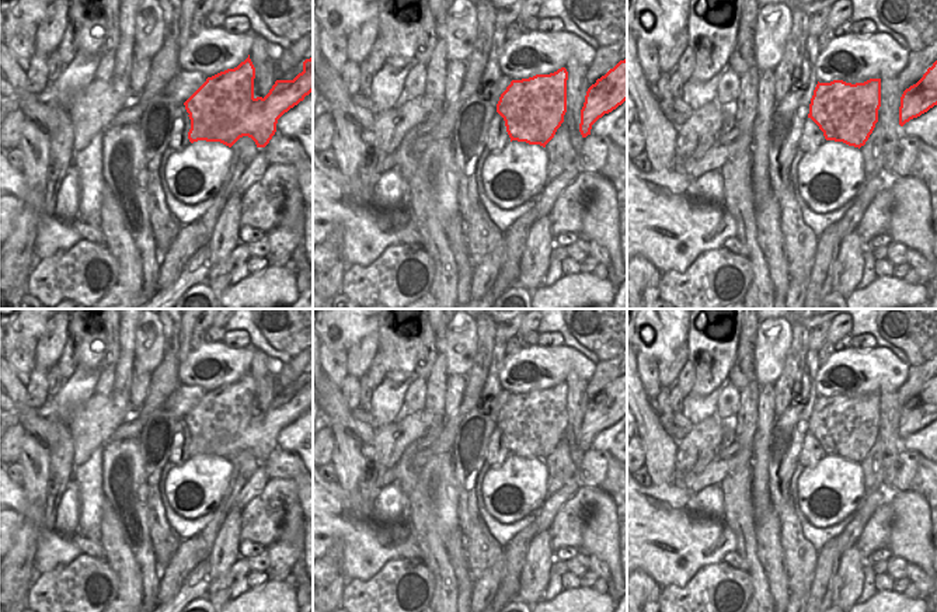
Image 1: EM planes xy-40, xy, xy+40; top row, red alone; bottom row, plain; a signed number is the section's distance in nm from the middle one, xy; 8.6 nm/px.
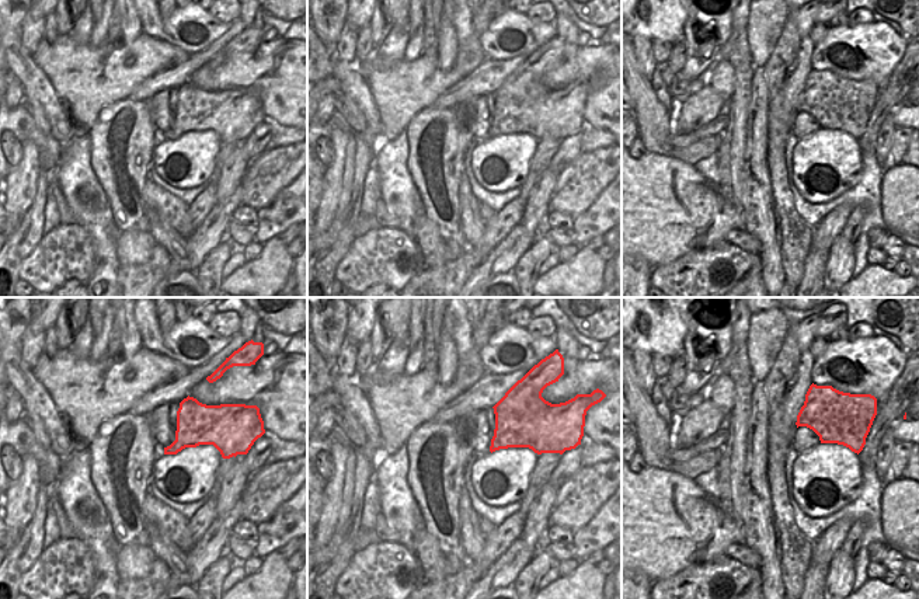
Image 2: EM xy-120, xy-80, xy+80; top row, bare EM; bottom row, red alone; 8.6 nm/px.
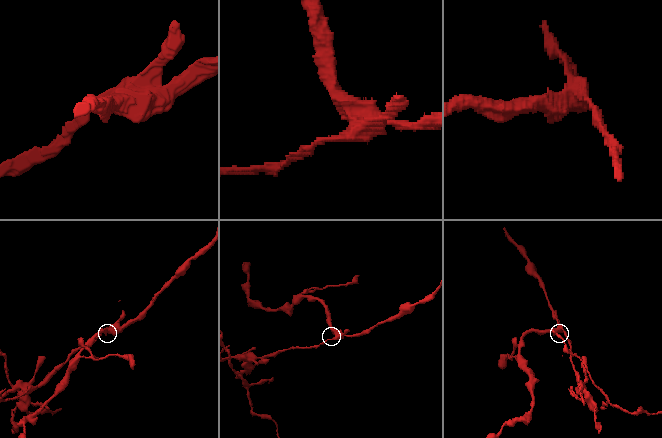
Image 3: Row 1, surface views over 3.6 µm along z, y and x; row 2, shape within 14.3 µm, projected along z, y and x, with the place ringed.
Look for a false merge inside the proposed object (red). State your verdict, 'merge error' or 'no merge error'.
merge error

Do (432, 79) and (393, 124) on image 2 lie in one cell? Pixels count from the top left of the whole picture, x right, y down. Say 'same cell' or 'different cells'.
same cell

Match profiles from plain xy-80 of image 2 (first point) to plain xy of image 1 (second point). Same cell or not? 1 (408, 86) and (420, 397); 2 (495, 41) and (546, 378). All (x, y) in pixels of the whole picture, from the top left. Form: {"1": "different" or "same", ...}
{"1": "different", "2": "same"}

